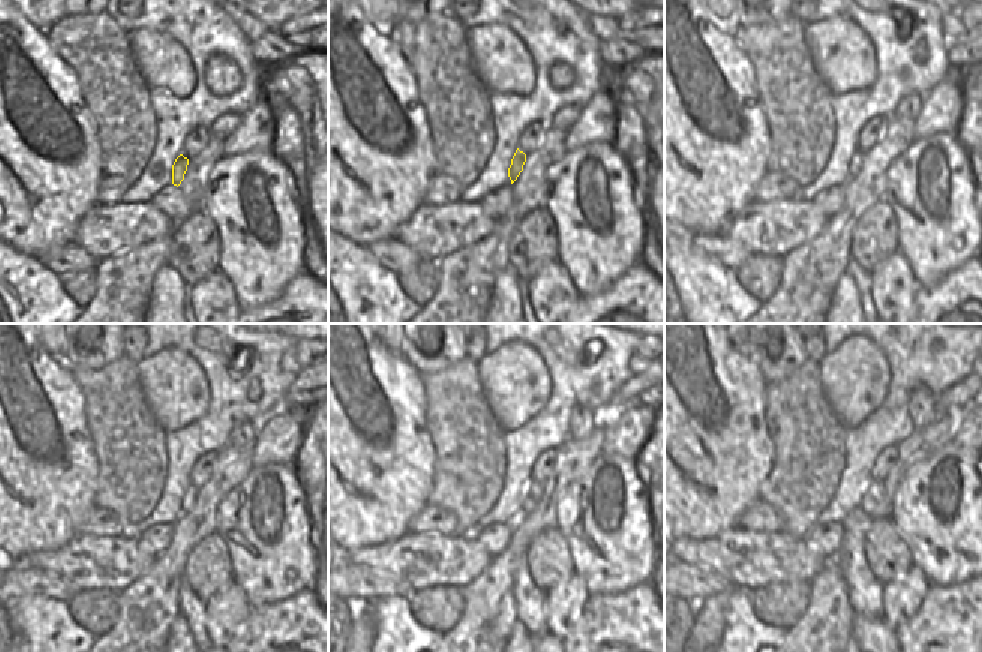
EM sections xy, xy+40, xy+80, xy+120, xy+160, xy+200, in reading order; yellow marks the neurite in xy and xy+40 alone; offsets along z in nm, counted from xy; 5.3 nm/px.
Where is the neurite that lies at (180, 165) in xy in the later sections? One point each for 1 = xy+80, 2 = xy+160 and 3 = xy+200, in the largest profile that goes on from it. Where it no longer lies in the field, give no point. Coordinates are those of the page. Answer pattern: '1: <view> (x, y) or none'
1: xy+80 (855, 165)
2: xy+160 (535, 490)
3: xy+200 (874, 493)

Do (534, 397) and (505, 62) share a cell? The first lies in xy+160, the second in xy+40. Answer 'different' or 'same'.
same

